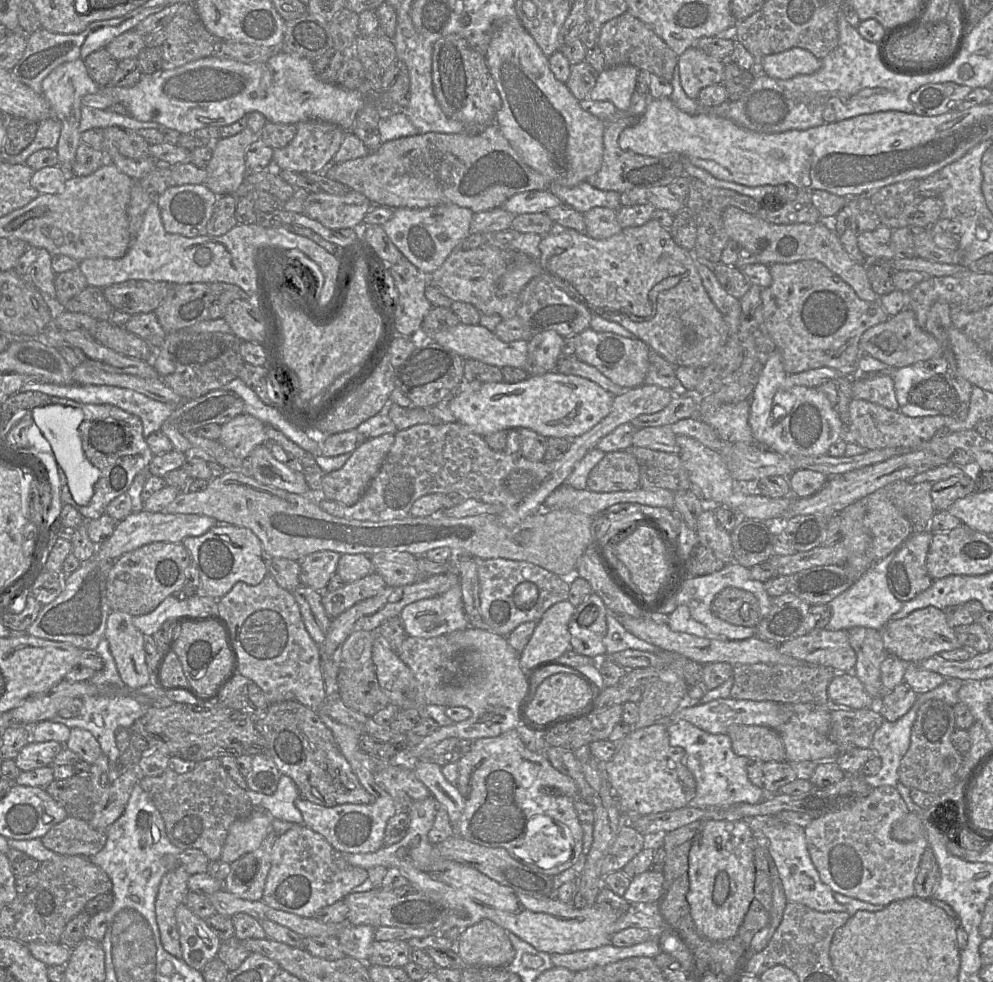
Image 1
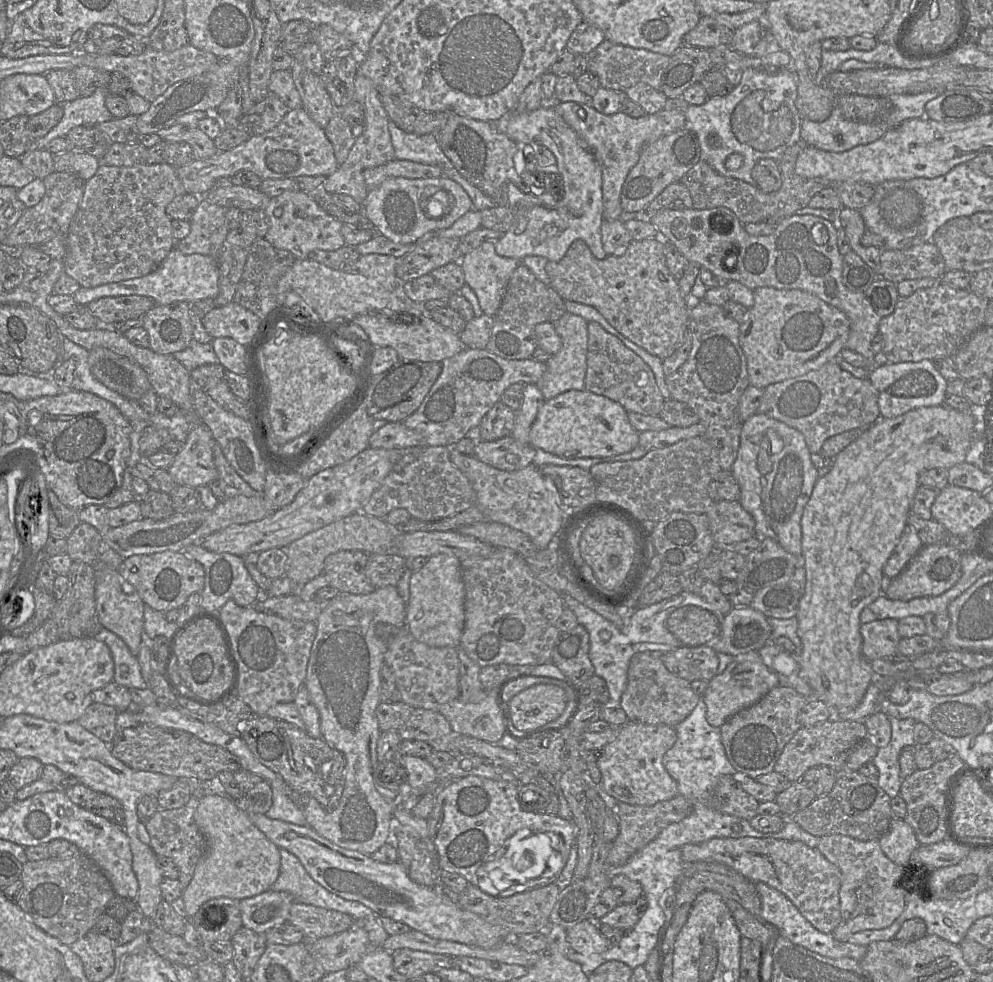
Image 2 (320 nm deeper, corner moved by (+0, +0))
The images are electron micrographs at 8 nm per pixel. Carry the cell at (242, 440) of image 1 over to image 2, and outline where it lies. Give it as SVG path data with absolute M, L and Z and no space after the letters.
M203 423L195 424L168 471L178 486L198 488L218 480L213 449L216 440Z

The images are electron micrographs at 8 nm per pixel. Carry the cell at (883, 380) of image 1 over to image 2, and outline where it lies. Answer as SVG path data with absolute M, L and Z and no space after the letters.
M832 360L817 370L767 386L757 413L800 431L810 453L815 454L821 452L828 438L855 428L869 427L881 419L879 394L868 378L856 378Z

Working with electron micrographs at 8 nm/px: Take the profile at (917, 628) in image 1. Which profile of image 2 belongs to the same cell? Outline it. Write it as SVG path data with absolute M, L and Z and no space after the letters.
M877 619L860 625L862 654L867 660L897 656L897 645L901 640L898 622L896 619Z

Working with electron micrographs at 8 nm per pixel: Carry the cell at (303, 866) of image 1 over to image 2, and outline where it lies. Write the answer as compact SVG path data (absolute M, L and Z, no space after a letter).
M265 891L240 901L242 926L257 933L265 933L288 921L294 900L286 892Z

